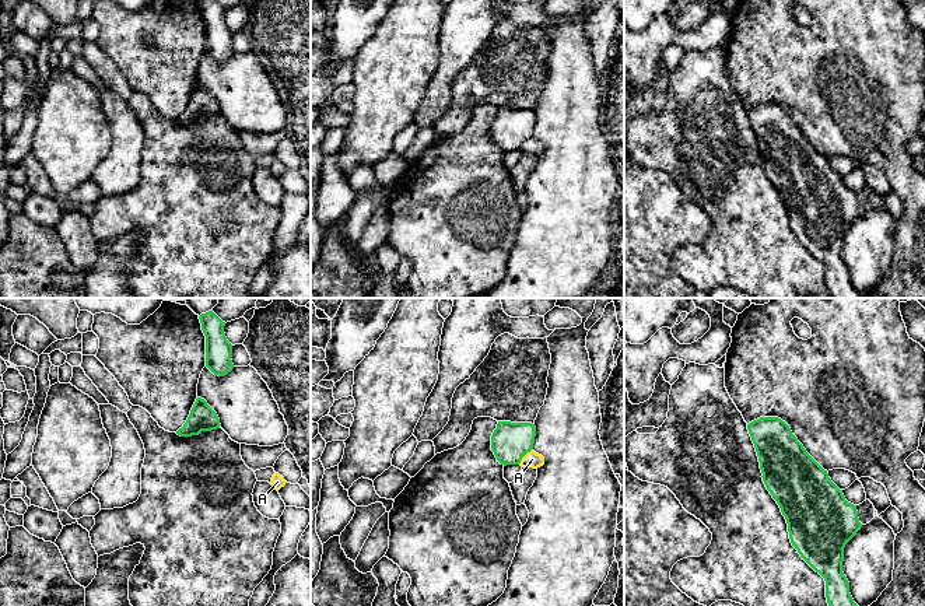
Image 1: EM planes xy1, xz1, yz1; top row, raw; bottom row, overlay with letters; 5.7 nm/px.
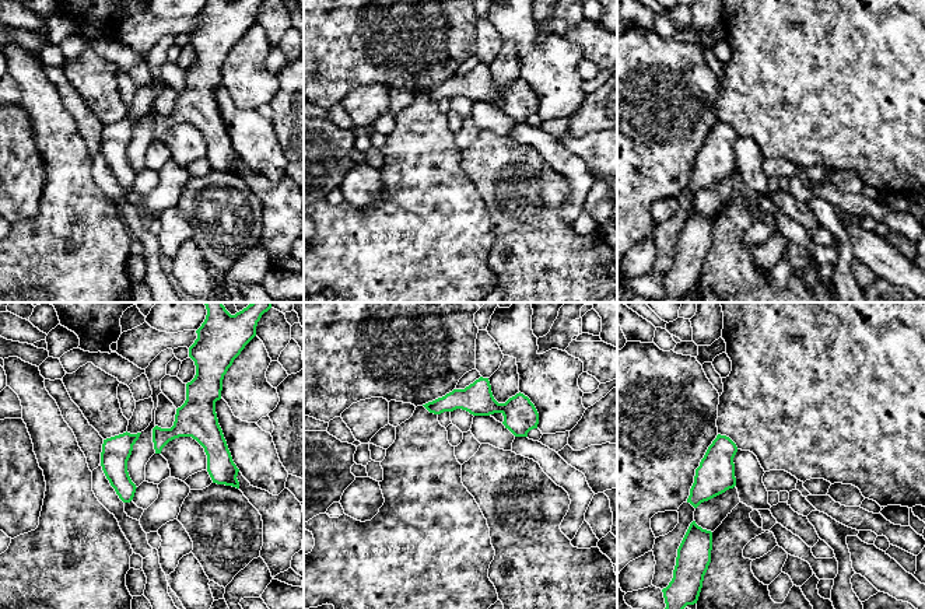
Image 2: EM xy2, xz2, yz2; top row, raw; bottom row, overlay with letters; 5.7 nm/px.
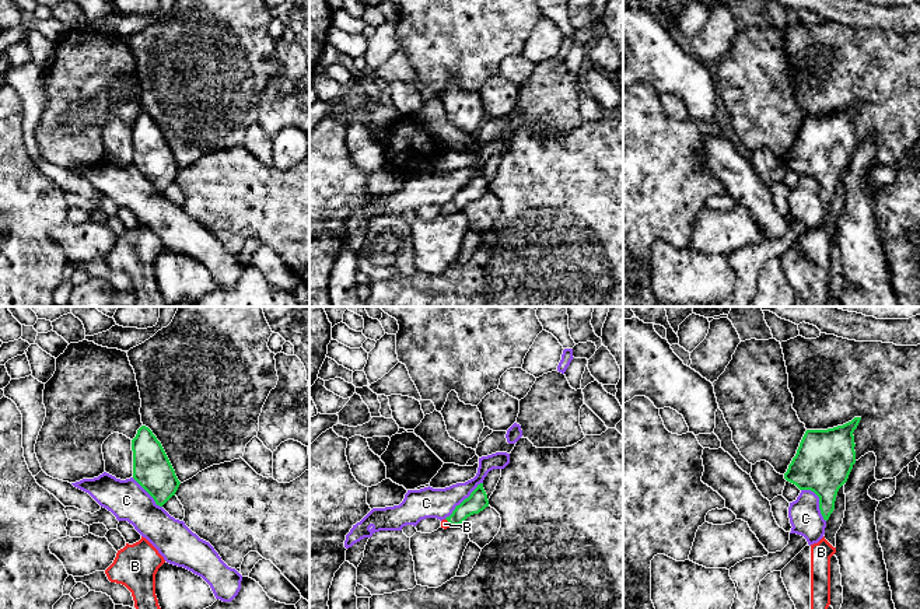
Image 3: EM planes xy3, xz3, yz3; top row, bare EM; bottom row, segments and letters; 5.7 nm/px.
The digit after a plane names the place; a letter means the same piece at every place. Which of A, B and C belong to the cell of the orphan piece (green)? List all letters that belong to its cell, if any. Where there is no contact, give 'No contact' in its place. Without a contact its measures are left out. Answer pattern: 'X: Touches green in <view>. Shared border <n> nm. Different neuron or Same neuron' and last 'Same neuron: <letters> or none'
A: Touches green in xz1. Shared border 130 nm. Different neuron
B: Touches green in xz3. Shared border 60 nm. Same neuron
C: Touches green in xz3. Shared border 300 nm. Different neuron
Same neuron: B

